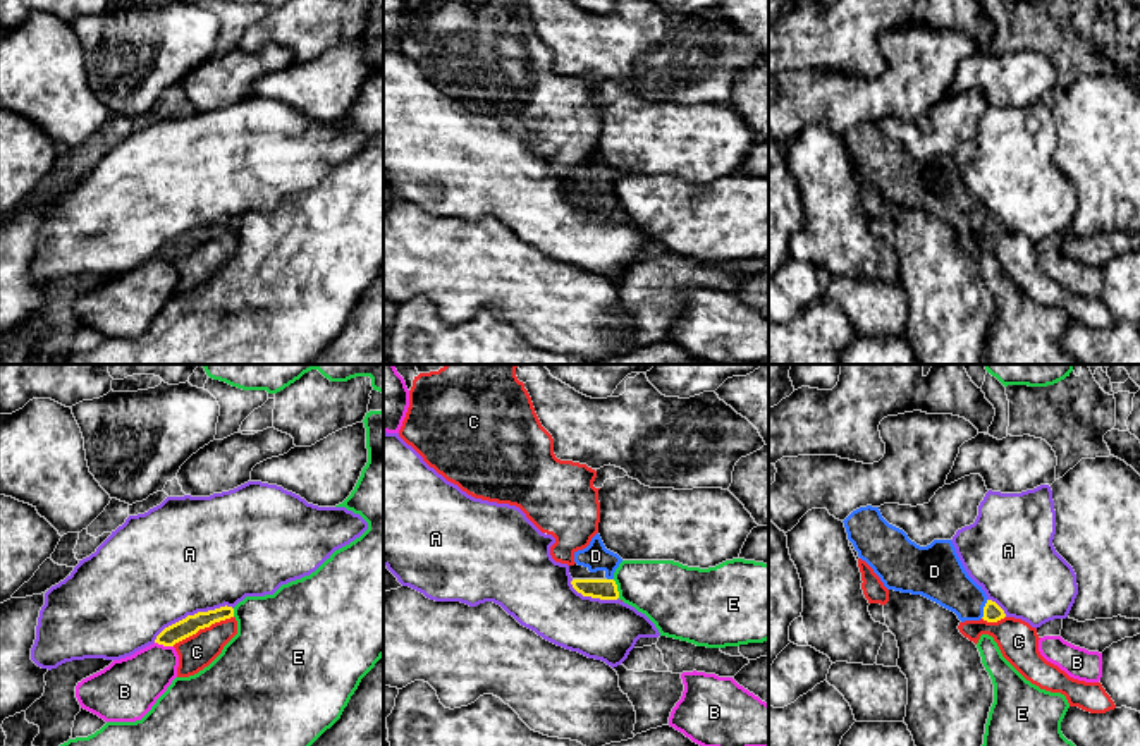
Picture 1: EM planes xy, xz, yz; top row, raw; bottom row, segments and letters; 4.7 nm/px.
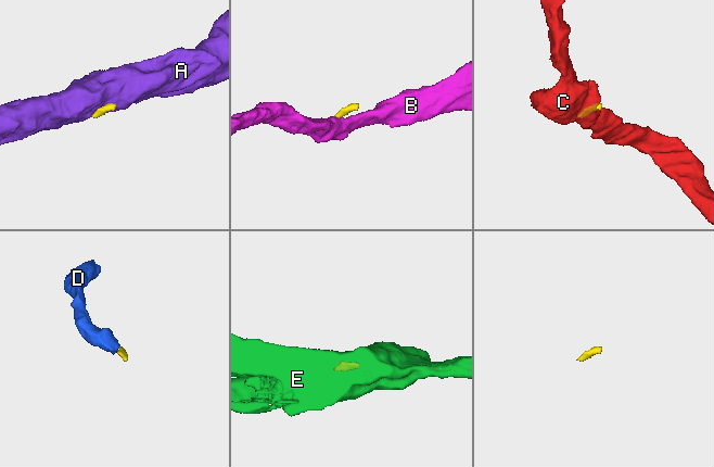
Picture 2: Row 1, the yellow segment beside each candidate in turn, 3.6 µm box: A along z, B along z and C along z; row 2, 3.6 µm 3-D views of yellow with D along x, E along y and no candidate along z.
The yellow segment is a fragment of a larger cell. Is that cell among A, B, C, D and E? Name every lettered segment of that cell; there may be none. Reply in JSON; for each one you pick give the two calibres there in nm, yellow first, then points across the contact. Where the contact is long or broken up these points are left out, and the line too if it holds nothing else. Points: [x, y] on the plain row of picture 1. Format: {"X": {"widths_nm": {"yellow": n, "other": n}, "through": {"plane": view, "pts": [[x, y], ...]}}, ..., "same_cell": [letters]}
{"D": {"widths_nm": {"yellow": 90, "other": 220}, "through": {"plane": "yz", "pts": [[992, 227], [984, 224], [968, 217], [941, 193]]}}, "same_cell": ["D"]}

